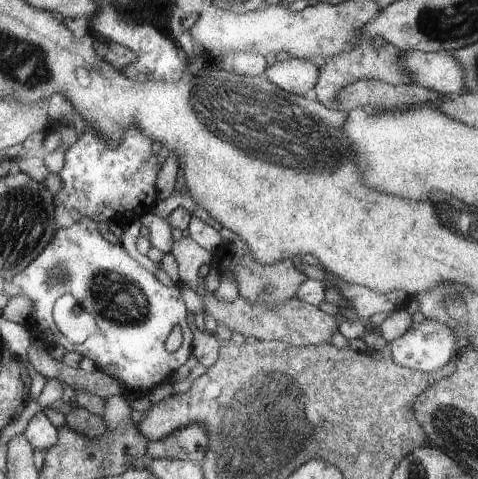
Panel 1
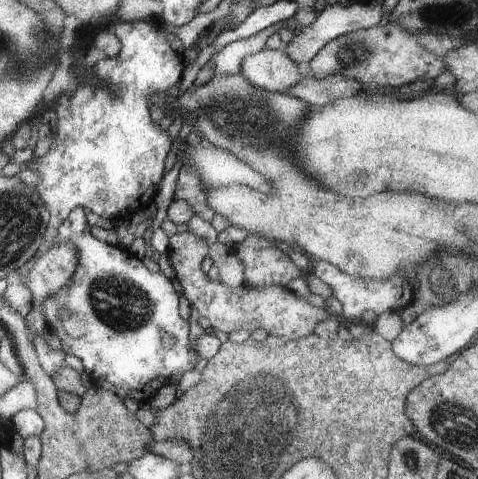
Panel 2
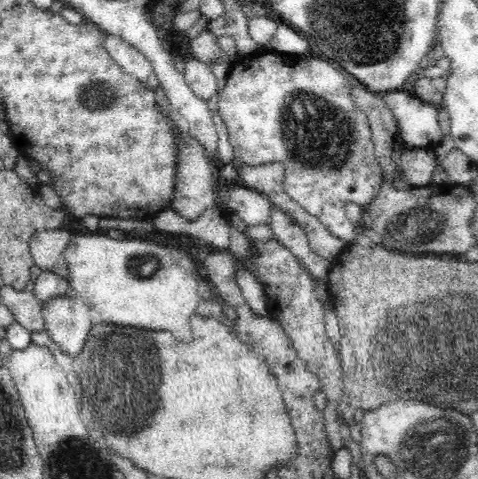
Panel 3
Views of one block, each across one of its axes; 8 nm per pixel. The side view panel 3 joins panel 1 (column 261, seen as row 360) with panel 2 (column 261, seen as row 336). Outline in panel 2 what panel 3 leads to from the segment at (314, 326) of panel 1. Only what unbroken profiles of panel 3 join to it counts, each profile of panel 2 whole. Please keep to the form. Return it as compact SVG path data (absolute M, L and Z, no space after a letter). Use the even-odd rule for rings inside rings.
M191 232L173 234L169 236L169 248L165 252L171 258L171 266L175 270L175 278L183 288L183 296L199 312L199 316L207 318L213 330L221 332L235 332L241 328L263 328L273 338L285 338L287 342L297 342L299 338L313 336L313 328L317 322L323 322L331 316L327 308L315 308L305 298L291 294L287 288L281 286L267 286L267 288L249 288L245 284L231 288L219 282L211 282L207 274L201 272L201 262L209 256L209 244L197 238Z

